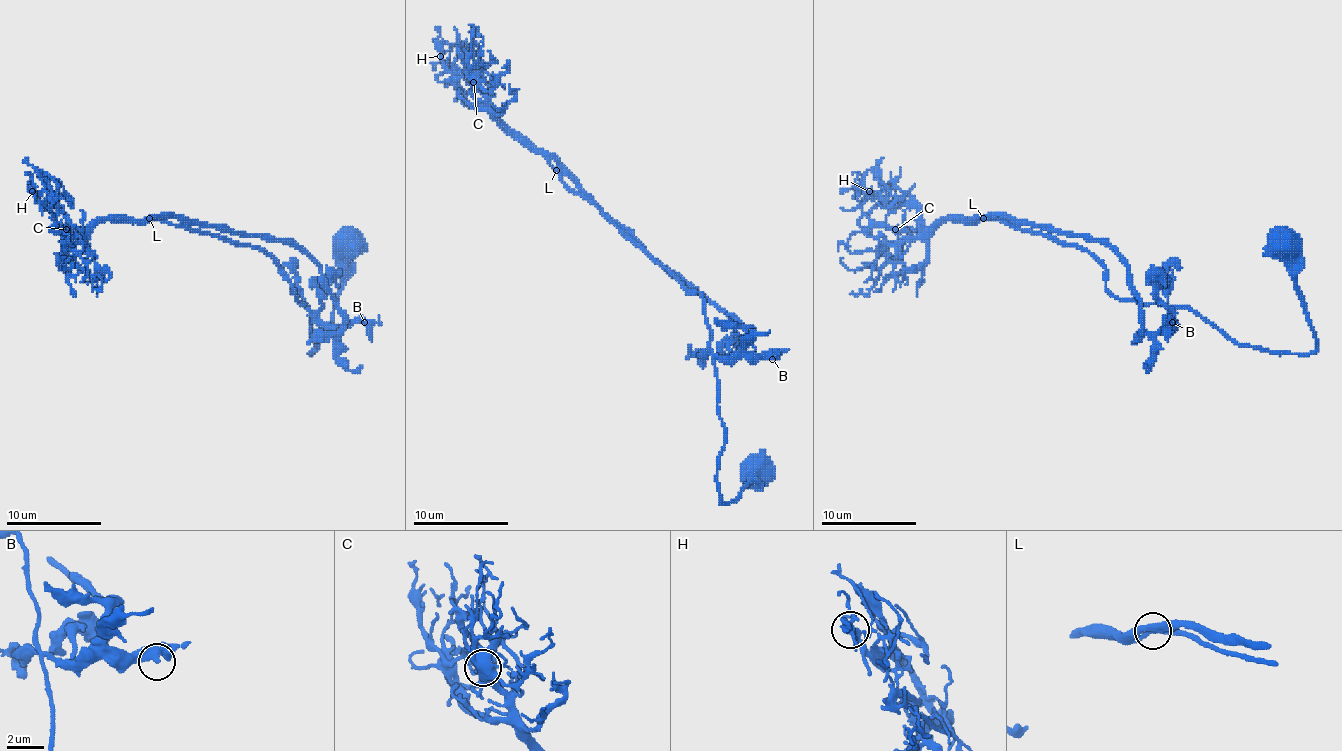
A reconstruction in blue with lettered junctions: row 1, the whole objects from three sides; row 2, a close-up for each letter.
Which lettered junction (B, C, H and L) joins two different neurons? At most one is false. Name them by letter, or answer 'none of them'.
none of them

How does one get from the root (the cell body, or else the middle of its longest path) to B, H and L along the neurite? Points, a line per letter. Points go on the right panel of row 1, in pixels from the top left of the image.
B: (1282, 241), (1316, 337), (1313, 351), (1239, 346), (1187, 308), (1170, 310), (1172, 322)
H: (1282, 241), (1308, 353), (1117, 299), (1082, 246), (998, 220), (922, 232), (869, 191)
L: (1282, 241), (1316, 337), (1308, 353), (1239, 346), (1187, 308), (1117, 299), (1082, 246), (984, 217)

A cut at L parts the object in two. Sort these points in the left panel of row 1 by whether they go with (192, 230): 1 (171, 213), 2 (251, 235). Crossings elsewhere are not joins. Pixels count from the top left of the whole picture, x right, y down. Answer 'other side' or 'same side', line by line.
1: other side
2: other side

